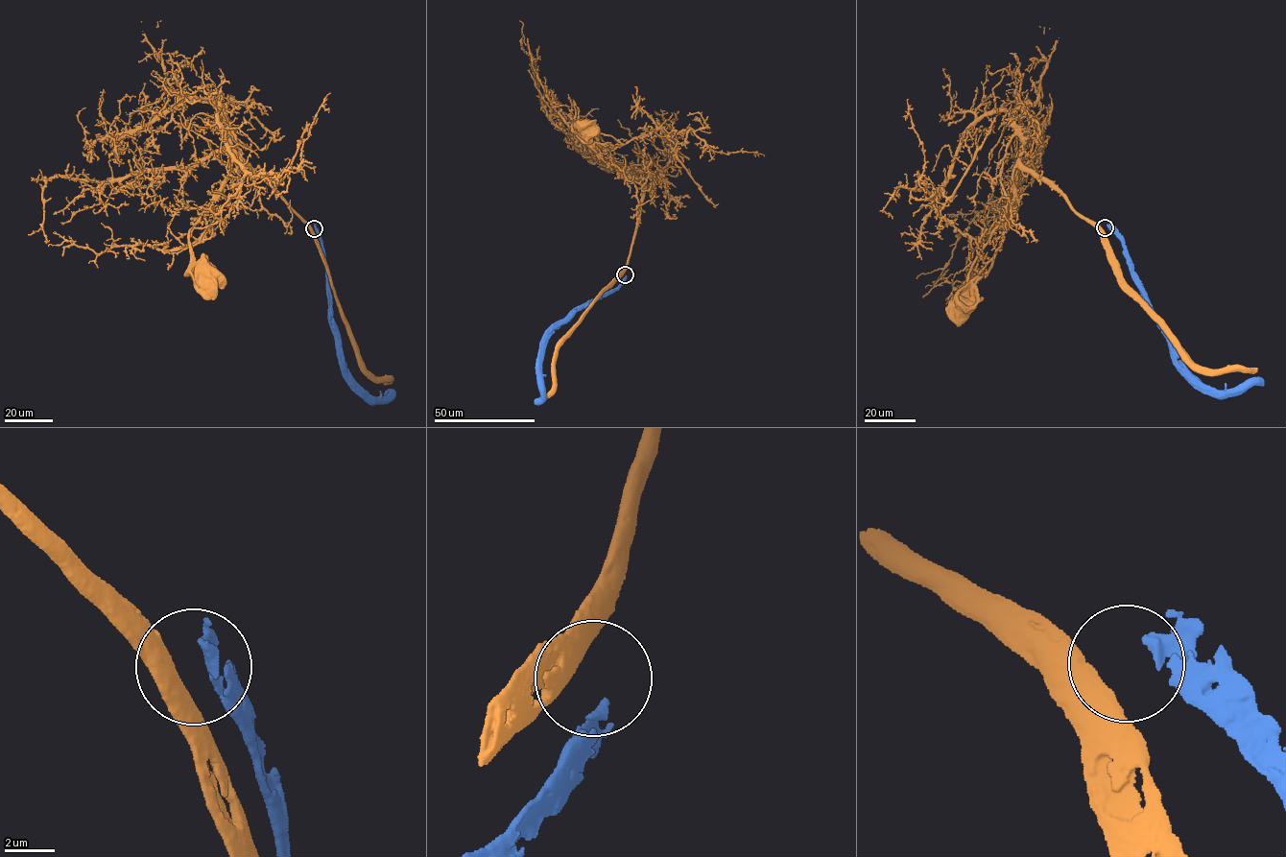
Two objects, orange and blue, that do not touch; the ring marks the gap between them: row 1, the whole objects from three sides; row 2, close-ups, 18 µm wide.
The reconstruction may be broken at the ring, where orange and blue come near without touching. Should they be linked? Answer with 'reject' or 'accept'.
reject

